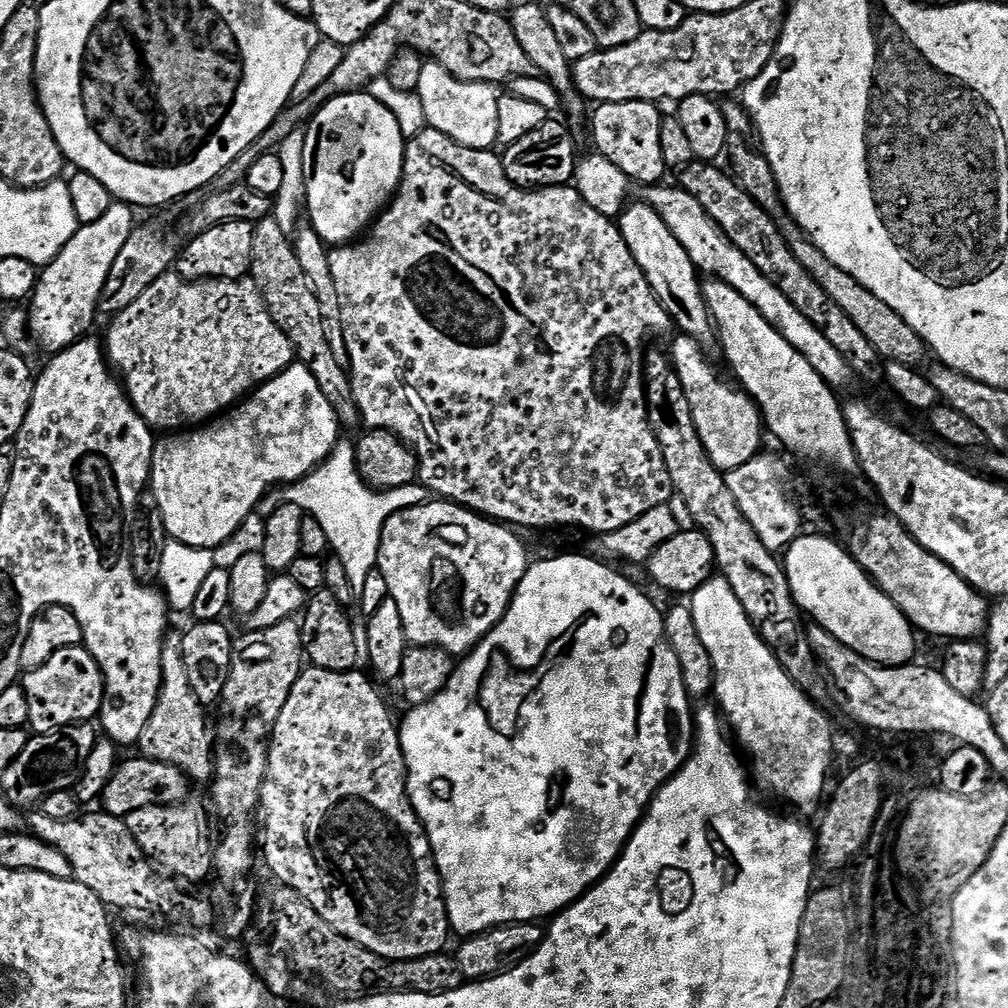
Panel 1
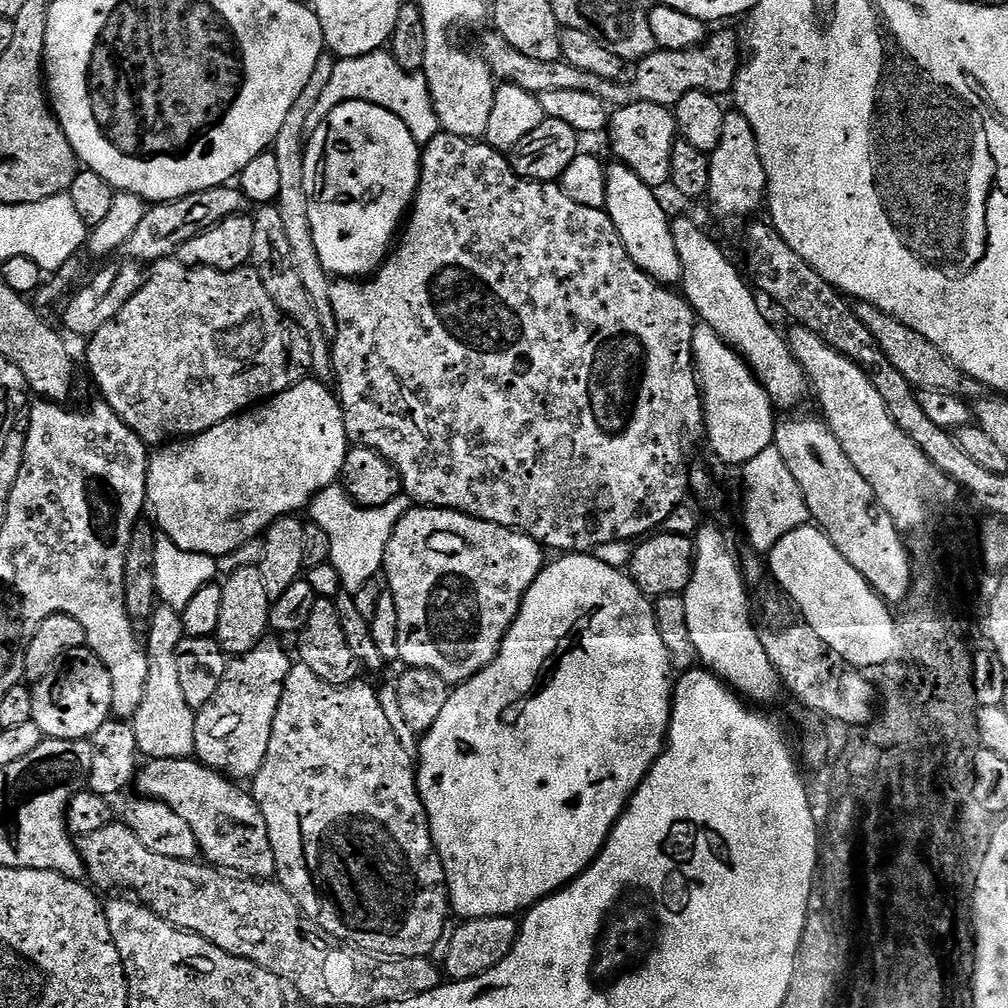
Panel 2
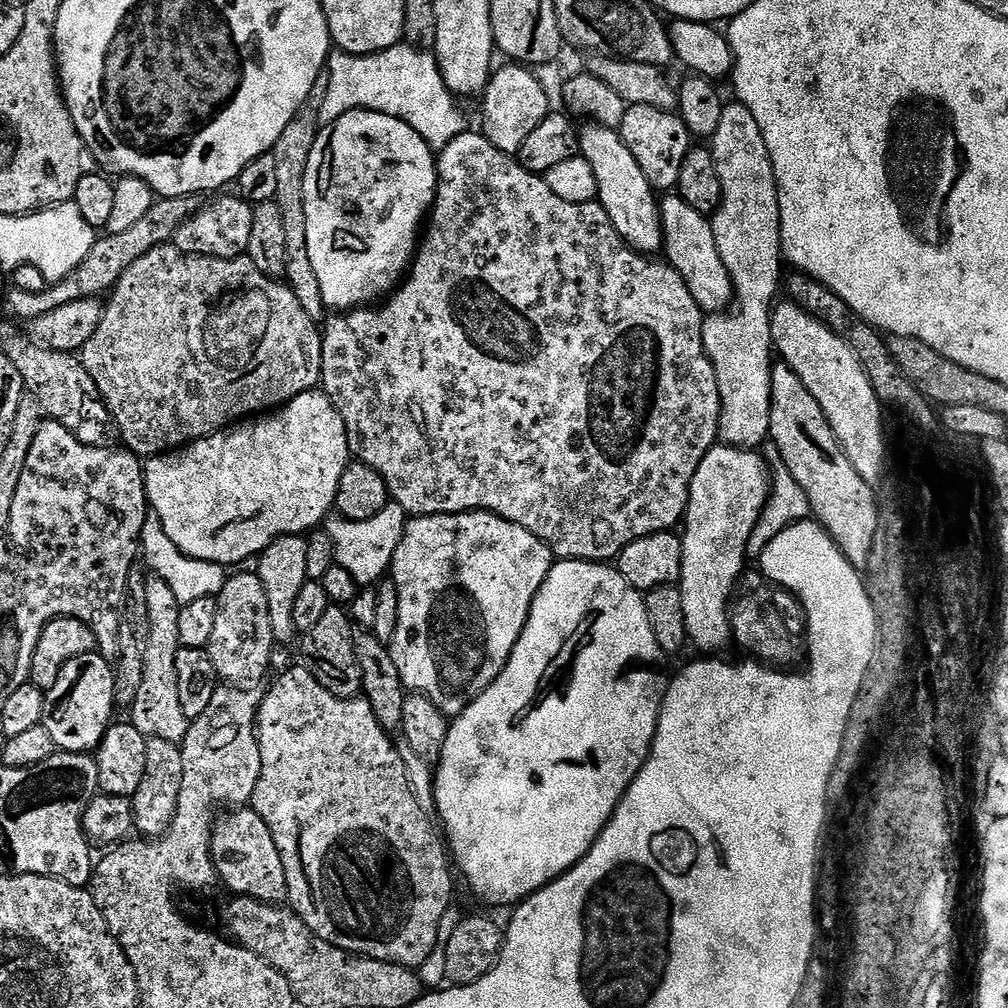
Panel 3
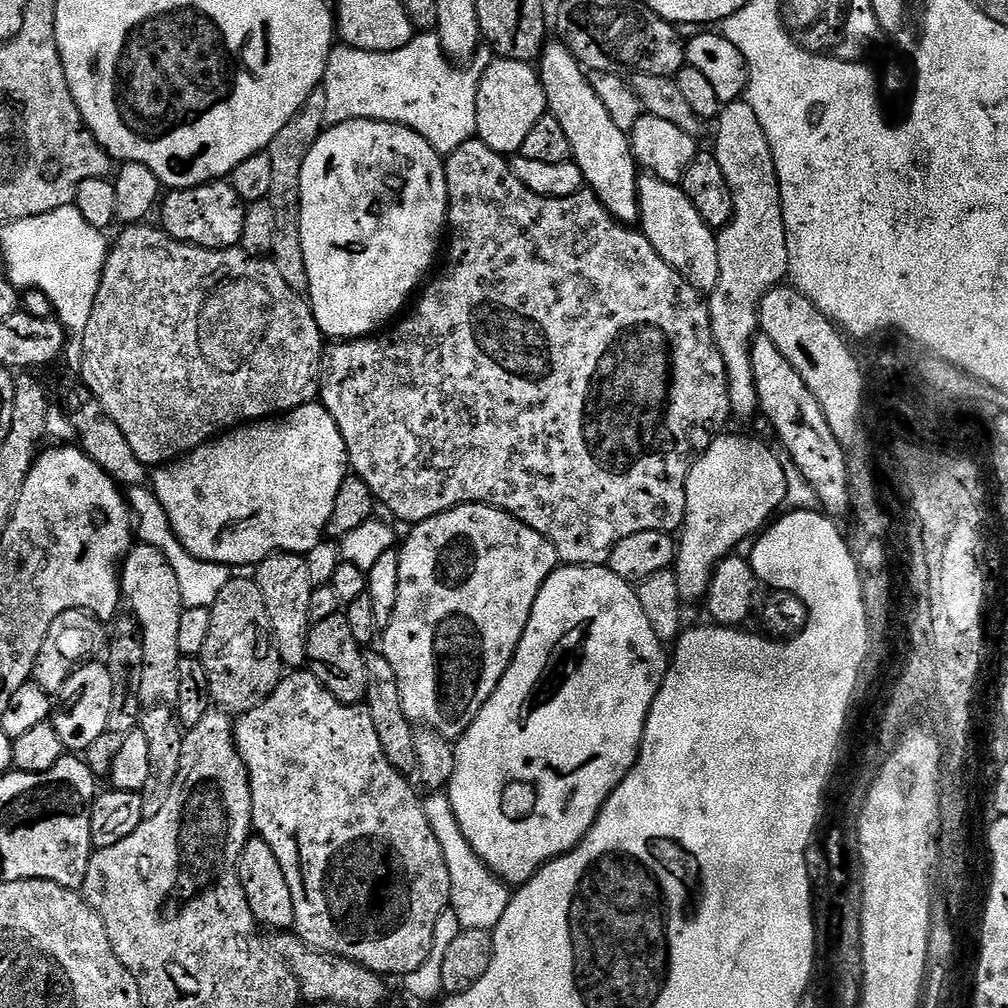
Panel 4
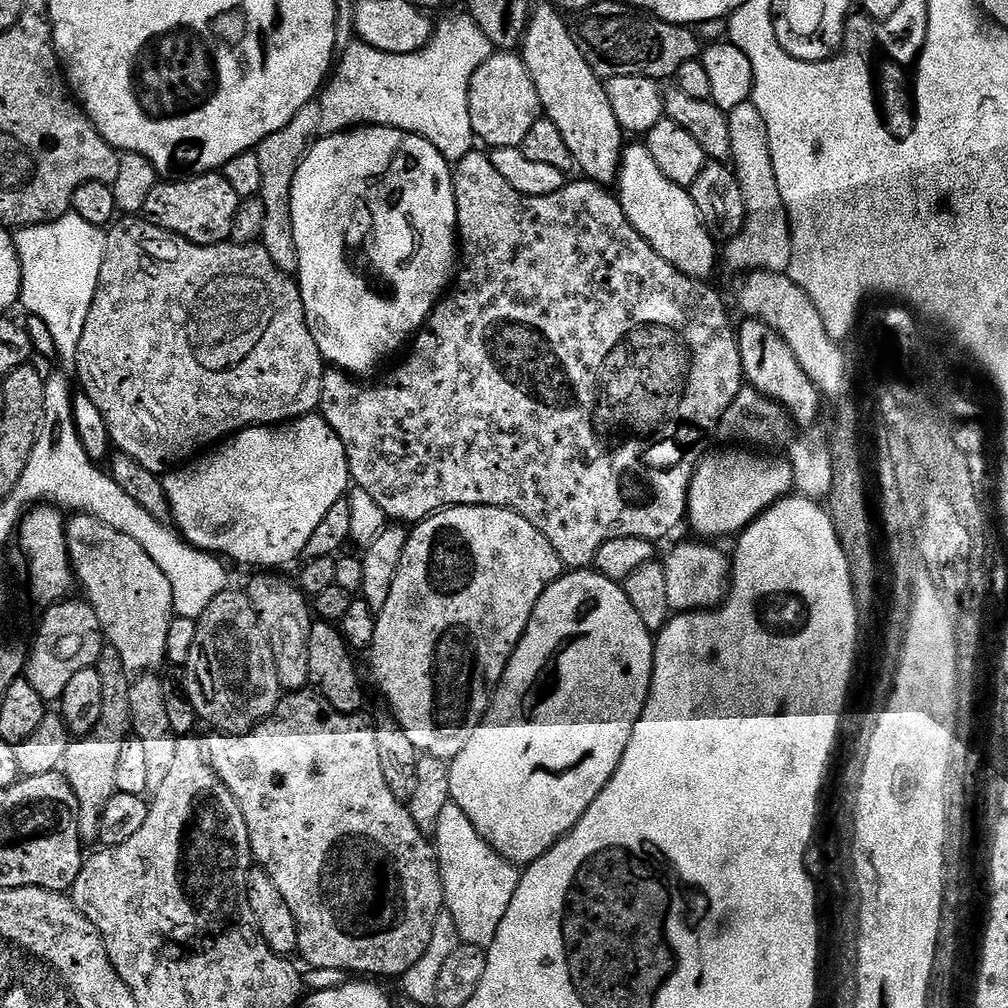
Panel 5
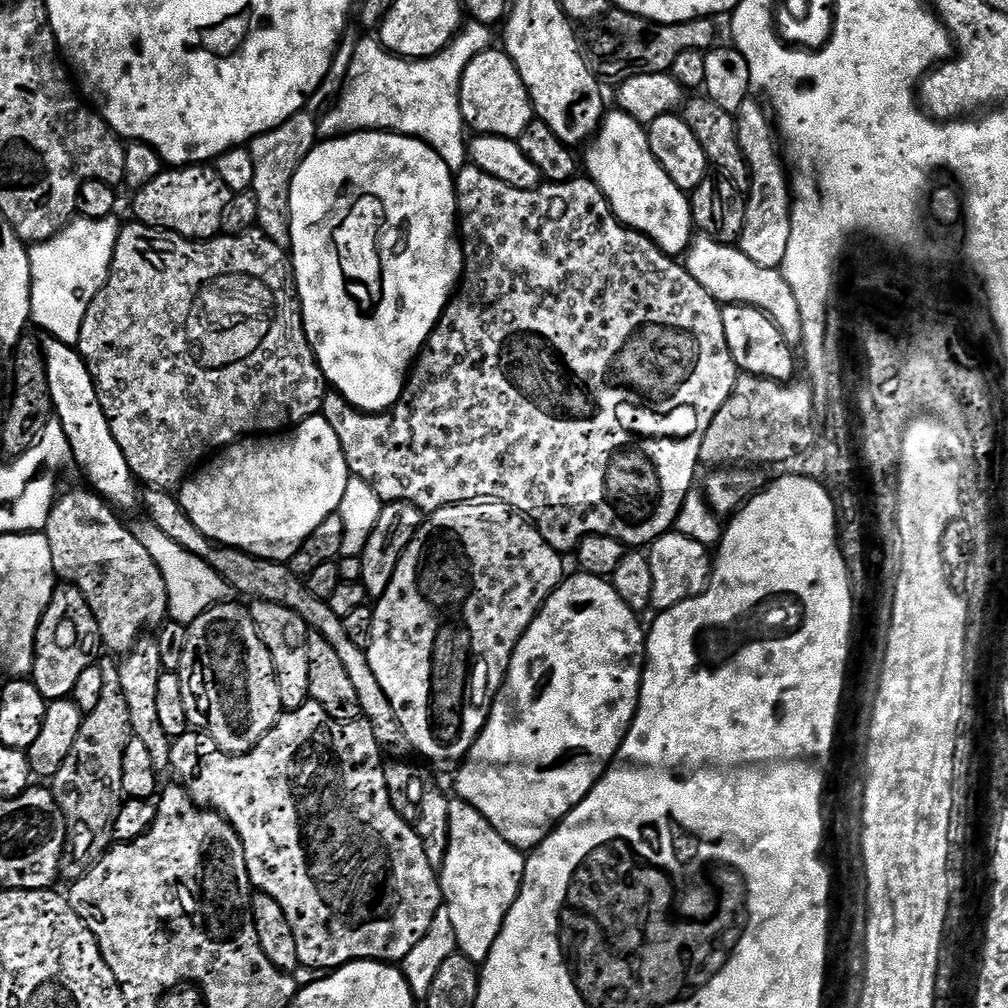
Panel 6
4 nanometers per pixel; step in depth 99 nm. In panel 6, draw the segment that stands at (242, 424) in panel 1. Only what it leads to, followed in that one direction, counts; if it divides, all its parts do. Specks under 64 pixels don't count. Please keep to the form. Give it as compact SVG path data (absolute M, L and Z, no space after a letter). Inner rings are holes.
M317 414L306 418L295 428L285 431L283 434L264 434L259 438L241 438L236 443L229 444L227 448L215 453L203 466L197 467L184 483L179 485L178 499L182 510L186 510L190 522L194 522L194 526L198 526L198 530L202 530L202 534L206 534L206 538L210 538L215 544L226 548L237 548L263 560L288 562L291 561L292 555L300 549L302 542L306 542L306 538L310 538L310 534L314 534L314 530L318 530L318 526L322 526L322 522L326 522L326 518L339 513L349 479L346 454L342 454L342 442L338 442L338 434L334 434L334 426L330 426L330 422L326 422L323 414Z

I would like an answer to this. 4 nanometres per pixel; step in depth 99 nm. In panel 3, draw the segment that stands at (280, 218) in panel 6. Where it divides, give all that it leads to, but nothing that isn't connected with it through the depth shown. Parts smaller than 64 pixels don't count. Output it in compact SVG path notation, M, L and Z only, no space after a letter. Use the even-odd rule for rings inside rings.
M327 75L320 76L314 82L314 90L310 90L308 100L290 118L290 126L282 130L282 138L272 147L278 190L276 205L282 210L282 219L286 225L286 283L291 288L294 298L298 298L302 310L310 314L310 318L320 322L325 319L326 309L322 298L322 286L318 286L318 274L314 274L314 266L310 262L310 250L306 246L306 202L304 201L304 183L306 182L306 166L310 162L310 150L314 150L314 142L320 129L320 107L322 98L326 98Z

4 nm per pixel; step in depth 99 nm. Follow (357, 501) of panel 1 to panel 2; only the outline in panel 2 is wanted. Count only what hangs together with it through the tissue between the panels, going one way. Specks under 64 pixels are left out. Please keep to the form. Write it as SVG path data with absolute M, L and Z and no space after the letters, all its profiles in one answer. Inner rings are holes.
M340 486L323 488L313 498L310 505L310 520L311 523L322 526L322 530L326 530L330 537L330 563L334 570L338 570L343 591L354 594L362 590L362 586L366 586L370 578L381 575L390 534L394 534L394 526L408 513L409 507L408 497L401 494L386 502L386 506L360 508Z

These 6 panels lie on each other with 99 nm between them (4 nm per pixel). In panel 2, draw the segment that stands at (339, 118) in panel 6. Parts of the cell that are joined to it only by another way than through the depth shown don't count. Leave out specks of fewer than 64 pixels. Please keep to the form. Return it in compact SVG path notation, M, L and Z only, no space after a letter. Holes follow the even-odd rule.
M388 50L371 52L358 58L336 60L334 74L330 74L330 83L324 87L318 102L314 102L314 110L310 110L306 117L306 133L311 134L318 130L330 110L334 110L346 100L370 102L398 114L398 118L406 122L406 130L414 134L416 143L421 146L430 143L442 130L423 71L407 72L402 66L398 66L398 62Z

